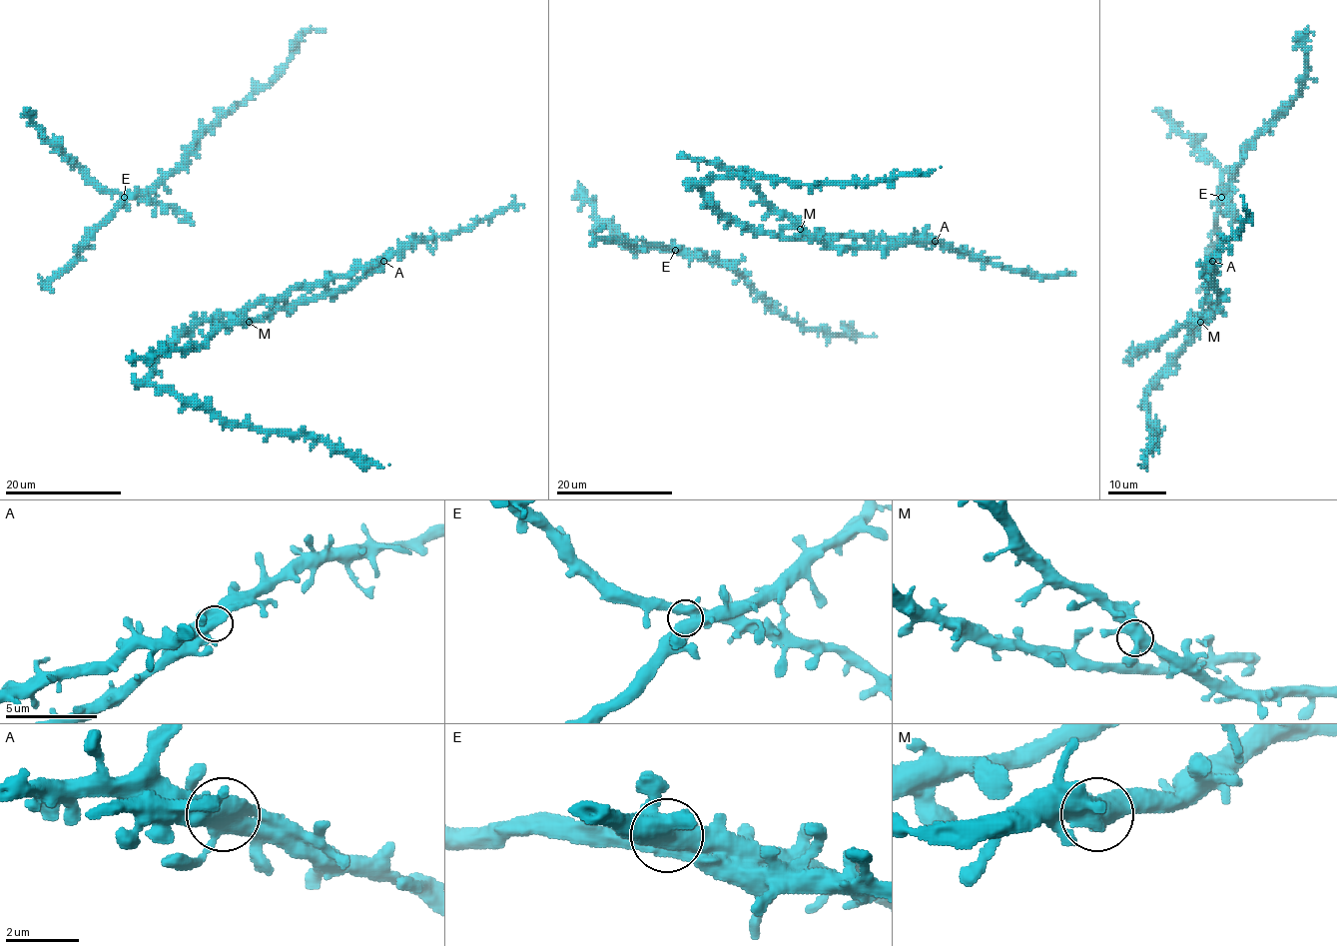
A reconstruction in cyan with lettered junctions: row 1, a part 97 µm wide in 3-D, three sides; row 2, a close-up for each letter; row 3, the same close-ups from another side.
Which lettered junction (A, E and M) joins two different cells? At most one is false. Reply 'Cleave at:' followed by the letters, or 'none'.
Cleave at: none

